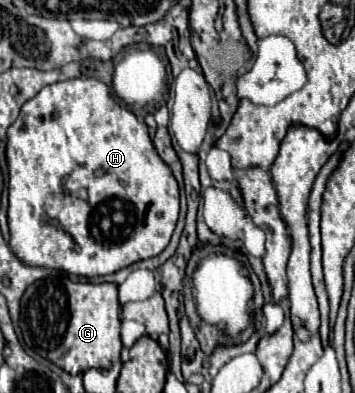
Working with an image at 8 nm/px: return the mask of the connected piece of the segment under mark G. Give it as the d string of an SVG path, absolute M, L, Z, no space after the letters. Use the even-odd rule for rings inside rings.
M67 274L43 278L27 286L21 298L21 334L25 344L41 358L51 360L69 374L89 368L111 368L121 354L119 300L113 282L73 282Z

